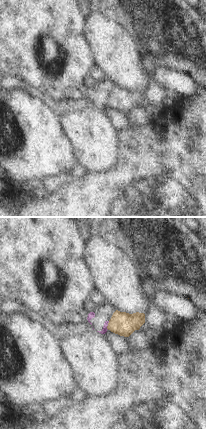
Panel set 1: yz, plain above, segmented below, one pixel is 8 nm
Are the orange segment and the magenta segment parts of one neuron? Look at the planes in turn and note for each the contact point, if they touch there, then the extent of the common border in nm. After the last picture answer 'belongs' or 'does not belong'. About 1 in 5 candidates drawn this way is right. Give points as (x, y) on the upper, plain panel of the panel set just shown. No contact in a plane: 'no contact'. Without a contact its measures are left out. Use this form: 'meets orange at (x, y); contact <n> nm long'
meets orange at (108, 101); contact 70 nm long

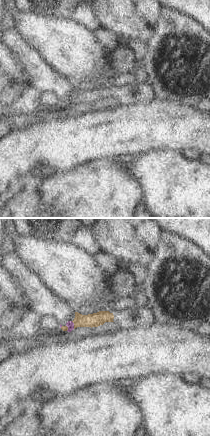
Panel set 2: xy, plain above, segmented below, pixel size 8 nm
meets orange at (74, 101); contact 70 nm long

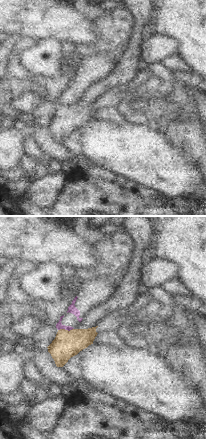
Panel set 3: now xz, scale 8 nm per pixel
meets orange at (64, 105); contact 130 nm long

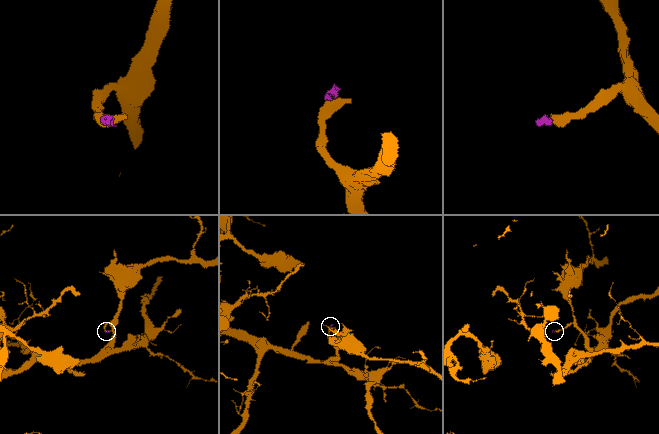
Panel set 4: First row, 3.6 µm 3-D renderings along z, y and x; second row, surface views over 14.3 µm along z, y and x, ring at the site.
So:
does not belong

